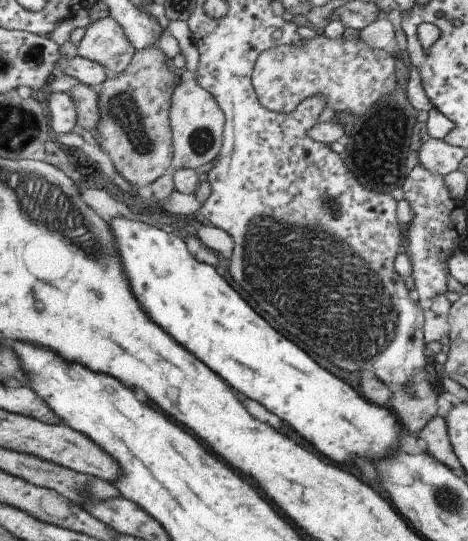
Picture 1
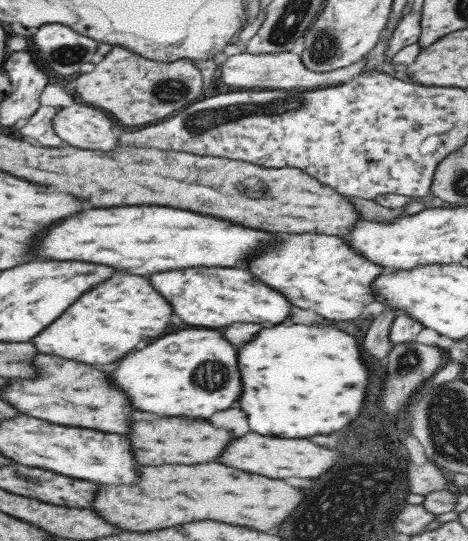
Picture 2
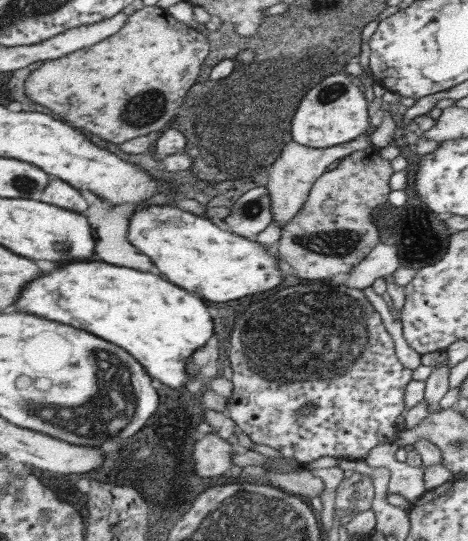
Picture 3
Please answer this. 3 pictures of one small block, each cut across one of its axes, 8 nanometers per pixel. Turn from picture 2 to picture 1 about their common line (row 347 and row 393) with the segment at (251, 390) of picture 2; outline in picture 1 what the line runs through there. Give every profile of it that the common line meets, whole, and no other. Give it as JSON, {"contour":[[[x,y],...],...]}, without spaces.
{"contour":[[[121,216],[109,220],[109,230],[131,294],[147,318],[163,328],[187,352],[199,358],[209,370],[219,374],[231,388],[269,408],[269,412],[287,422],[301,438],[311,442],[323,456],[337,464],[351,462],[355,456],[371,460],[371,456],[381,456],[383,452],[391,454],[391,448],[399,440],[399,432],[404,430],[389,407],[373,406],[365,400],[361,402],[353,388],[345,386],[319,364],[313,364],[313,360],[293,342],[281,338],[279,332],[275,332],[239,298],[239,294],[235,294],[235,290],[215,272],[218,269],[197,262],[195,256],[187,252],[181,236],[174,232],[167,234],[158,226],[150,226],[138,218],[131,220]]]}

